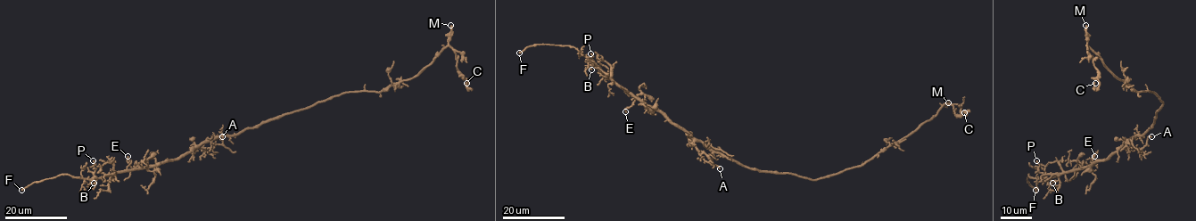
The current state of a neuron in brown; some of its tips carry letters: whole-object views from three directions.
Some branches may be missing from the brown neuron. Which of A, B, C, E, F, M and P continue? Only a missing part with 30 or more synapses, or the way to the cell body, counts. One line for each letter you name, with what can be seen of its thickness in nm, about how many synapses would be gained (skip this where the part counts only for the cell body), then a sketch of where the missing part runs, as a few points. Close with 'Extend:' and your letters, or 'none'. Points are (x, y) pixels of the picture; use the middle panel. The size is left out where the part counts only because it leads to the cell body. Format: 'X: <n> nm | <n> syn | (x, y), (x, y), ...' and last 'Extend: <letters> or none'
F: 240 nm
Extend: F

